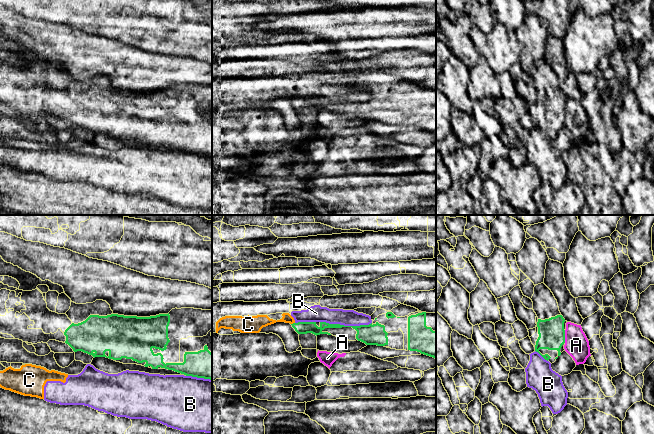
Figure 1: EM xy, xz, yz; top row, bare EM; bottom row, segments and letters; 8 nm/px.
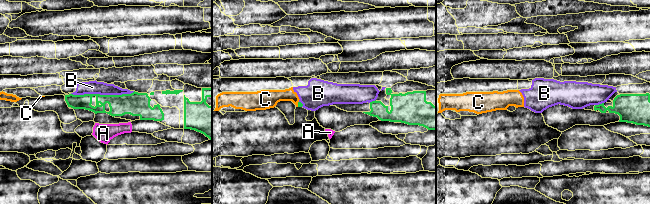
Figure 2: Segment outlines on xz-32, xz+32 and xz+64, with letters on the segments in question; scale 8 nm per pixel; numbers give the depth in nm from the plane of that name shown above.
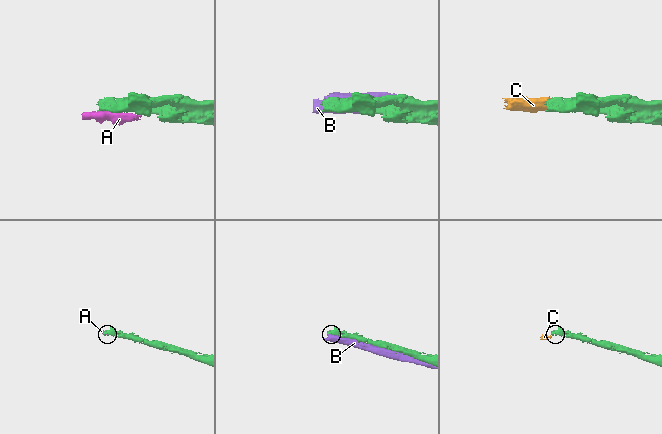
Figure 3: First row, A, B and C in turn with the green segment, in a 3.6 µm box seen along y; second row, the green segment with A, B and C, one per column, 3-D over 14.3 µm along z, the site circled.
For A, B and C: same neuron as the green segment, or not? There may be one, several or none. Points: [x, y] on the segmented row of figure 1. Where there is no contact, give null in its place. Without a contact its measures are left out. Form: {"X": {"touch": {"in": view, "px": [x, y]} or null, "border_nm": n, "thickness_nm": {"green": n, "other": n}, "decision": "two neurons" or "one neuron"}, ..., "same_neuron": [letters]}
{"A": {"touch": {"in": "yz", "px": [564, 336]}, "border_nm": 100, "thickness_nm": {"green": 220, "other": 190}, "decision": "two neurons"}, "B": {"touch": {"in": "xz", "px": [346, 326]}, "border_nm": 420, "thickness_nm": {"green": 170, "other": 130}, "decision": "two neurons"}, "C": {"touch": {"in": "xz", "px": [293, 323]}, "border_nm": 40, "thickness_nm": {"green": 100, "other": 100}, "decision": "two neurons"}, "same_neuron": []}

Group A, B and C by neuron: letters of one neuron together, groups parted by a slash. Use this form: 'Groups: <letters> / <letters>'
Groups: A / B C

